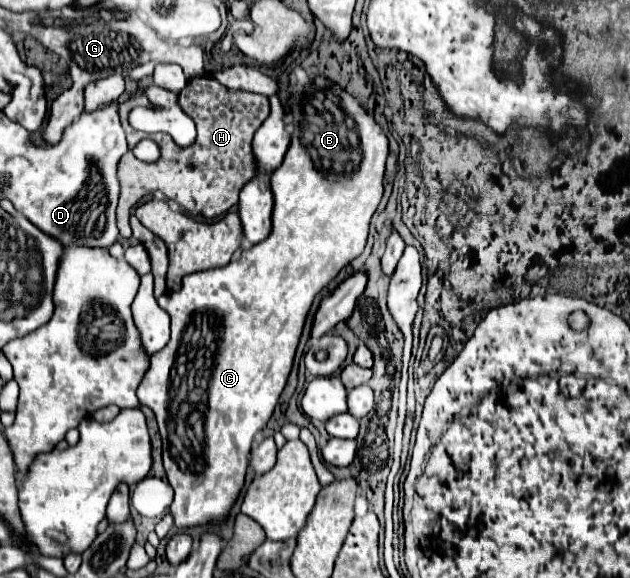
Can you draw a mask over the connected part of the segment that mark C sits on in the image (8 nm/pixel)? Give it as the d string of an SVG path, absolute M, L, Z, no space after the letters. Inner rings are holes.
M330 82L332 90L326 88L326 92L334 92L334 96L338 96L338 108L342 108L342 112L346 112L346 116L350 116L350 120L354 120L354 124L358 124L358 144L362 144L362 164L358 164L358 172L354 172L354 178L350 180L330 180L330 176L322 176L322 172L318 172L318 168L314 168L314 160L310 160L310 152L306 152L306 144L302 144L302 132L292 132L292 142L290 142L290 148L284 156L284 162L282 166L270 176L270 188L272 188L272 194L274 194L274 210L272 210L272 232L270 236L264 240L264 242L258 242L256 246L248 248L248 250L242 250L240 256L236 260L232 260L228 266L222 266L222 268L212 268L212 270L204 270L204 272L196 272L196 274L190 274L190 276L184 276L182 278L182 288L178 292L164 292L160 298L158 298L158 304L168 312L170 320L172 320L172 338L170 342L156 354L150 356L150 368L146 370L146 376L142 378L140 386L138 386L138 398L140 398L140 404L144 406L150 406L156 414L156 420L158 420L158 426L160 426L160 436L162 436L162 461L164 468L166 468L166 476L168 476L168 482L174 490L174 502L170 506L170 512L174 516L174 524L176 526L198 526L198 524L208 524L212 520L224 520L240 492L240 488L244 486L244 476L246 476L246 468L248 468L248 452L250 452L250 446L252 446L252 440L256 436L256 432L260 432L268 418L272 416L274 412L274 406L278 404L278 398L280 398L280 392L284 390L286 386L286 380L288 380L288 374L292 370L292 360L294 360L294 352L296 352L296 346L298 346L298 340L300 340L300 334L302 334L302 328L304 328L304 320L306 320L306 314L312 306L312 300L314 296L326 286L330 284L338 272L350 264L358 254L362 254L364 246L366 246L366 238L368 238L368 228L370 228L370 220L382 200L382 194L384 194L384 172L386 172L386 158L388 158L388 138L386 134L382 132L380 124L374 120L374 116L370 116L364 106L346 90L342 90L336 82ZM192 416L204 416L204 424L202 428L196 426L190 418Z

